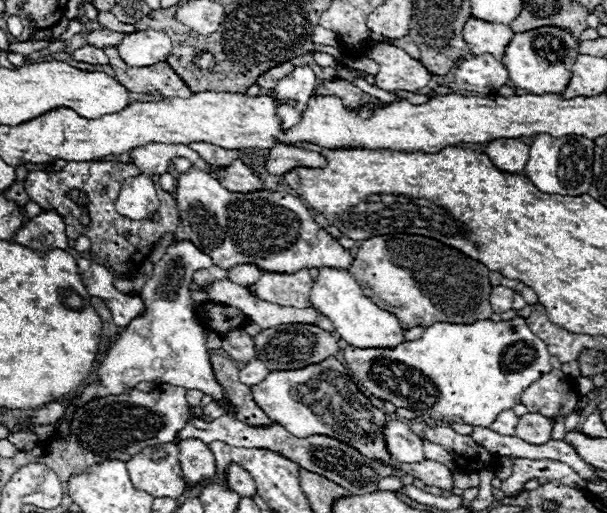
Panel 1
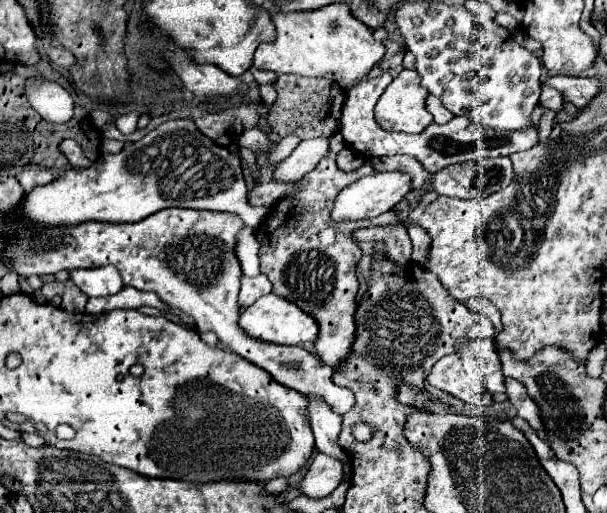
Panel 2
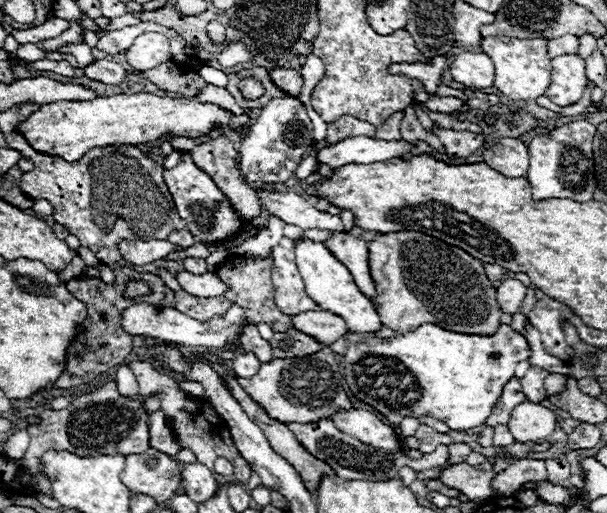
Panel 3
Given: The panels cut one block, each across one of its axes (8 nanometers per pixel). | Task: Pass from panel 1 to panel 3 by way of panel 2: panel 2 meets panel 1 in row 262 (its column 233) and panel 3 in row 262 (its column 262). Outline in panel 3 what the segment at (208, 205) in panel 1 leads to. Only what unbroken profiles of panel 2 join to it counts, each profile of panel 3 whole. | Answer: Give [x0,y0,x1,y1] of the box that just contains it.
[326,232,376,306]

